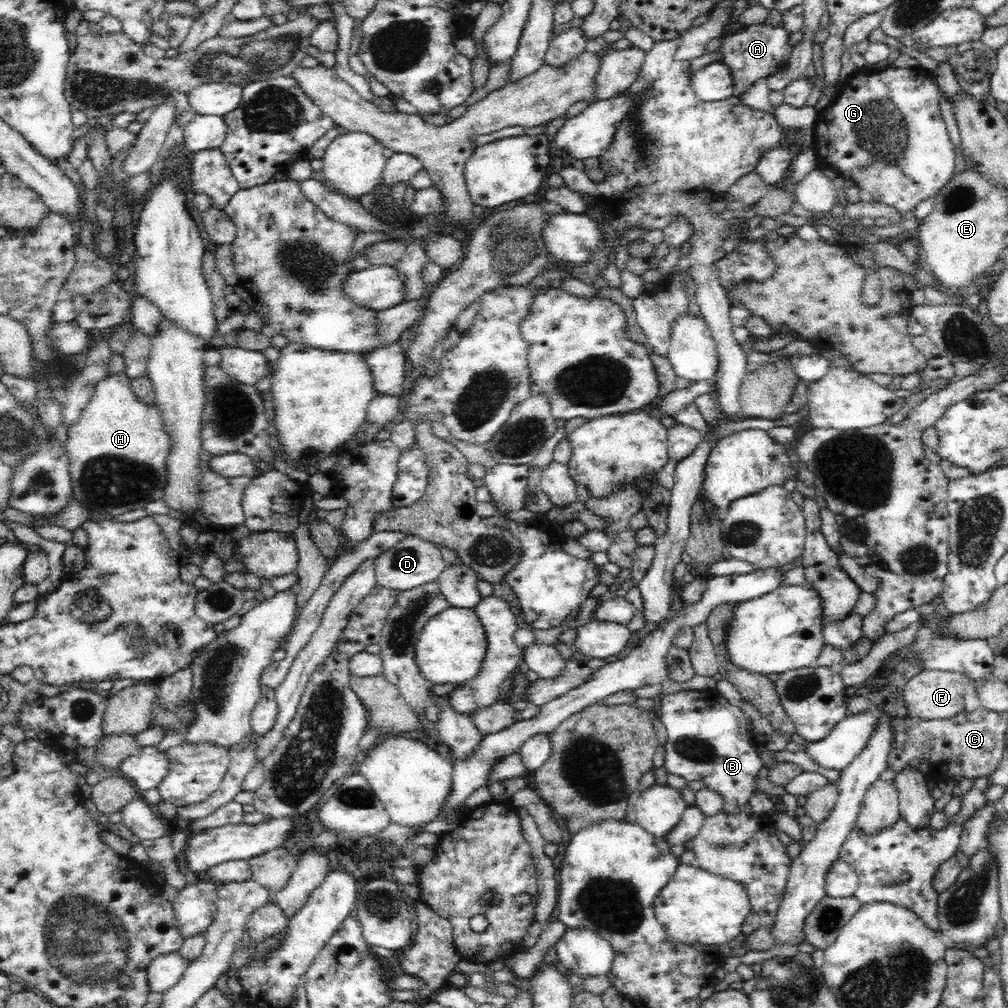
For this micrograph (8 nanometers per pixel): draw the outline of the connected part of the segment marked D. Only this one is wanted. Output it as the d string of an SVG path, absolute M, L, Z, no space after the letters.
M409 534L375 560L376 585L396 591L410 590L437 580L446 565L440 554L440 549L433 542Z

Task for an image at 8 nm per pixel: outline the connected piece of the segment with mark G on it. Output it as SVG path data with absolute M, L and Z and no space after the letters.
M886 66L879 70L863 70L859 69L856 76L852 76L846 84L841 84L840 90L833 94L833 99L826 109L820 111L819 120L813 128L813 145L812 148L822 160L834 168L841 178L851 179L864 192L872 195L876 202L886 204L888 207L893 207L898 213L911 212L916 209L922 200L928 200L930 196L934 196L942 188L955 173L954 158L956 151L954 143L949 137L945 120L942 118L939 98L942 94L936 80L933 79L933 71L917 66L914 68L900 68L894 66Z

